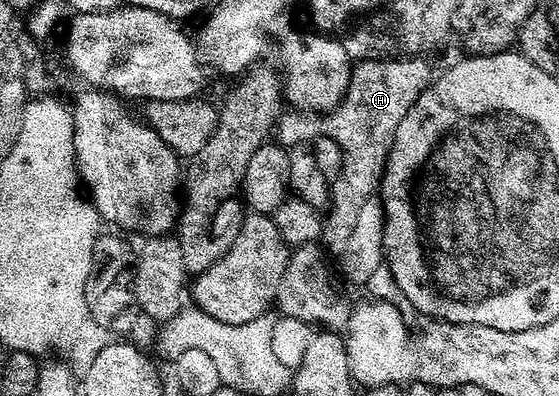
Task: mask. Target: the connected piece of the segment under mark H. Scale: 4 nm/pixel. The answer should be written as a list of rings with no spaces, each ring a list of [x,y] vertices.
[[[422,57],[364,60],[351,70],[350,84],[346,90],[346,95],[333,111],[329,113],[307,113],[291,110],[289,113],[283,114],[276,124],[277,142],[287,149],[293,148],[295,145],[309,144],[322,135],[327,135],[328,138],[340,145],[342,171],[332,183],[332,204],[324,215],[321,242],[324,244],[333,266],[338,271],[339,269],[342,270],[343,277],[350,283],[366,285],[376,267],[384,263],[382,230],[386,224],[386,217],[384,200],[380,194],[382,176],[397,130],[400,129],[400,123],[404,121],[404,117],[408,117],[408,111],[412,109],[415,101],[426,92],[431,82],[430,67],[422,60]]]

